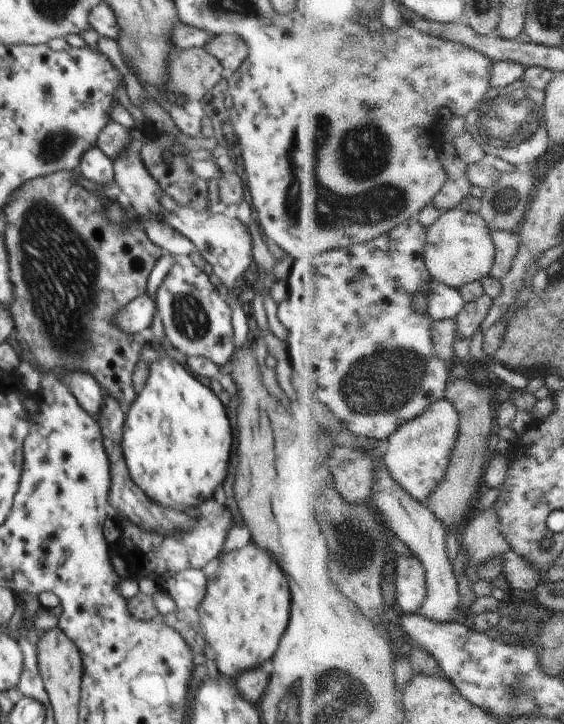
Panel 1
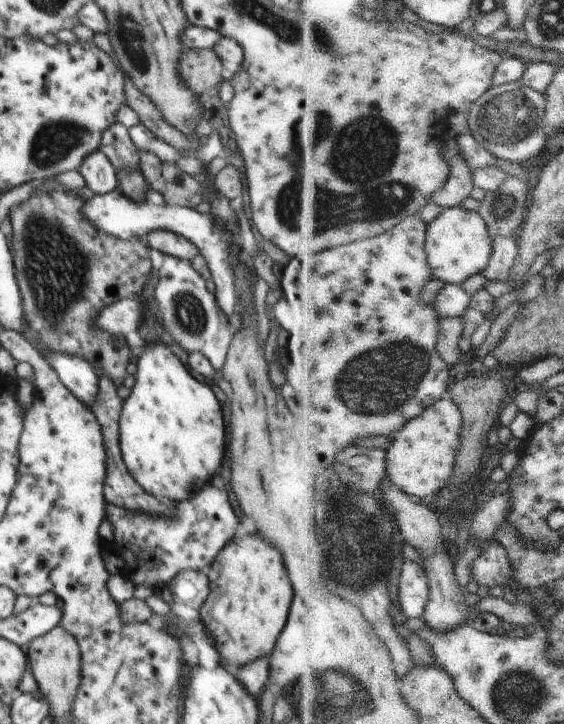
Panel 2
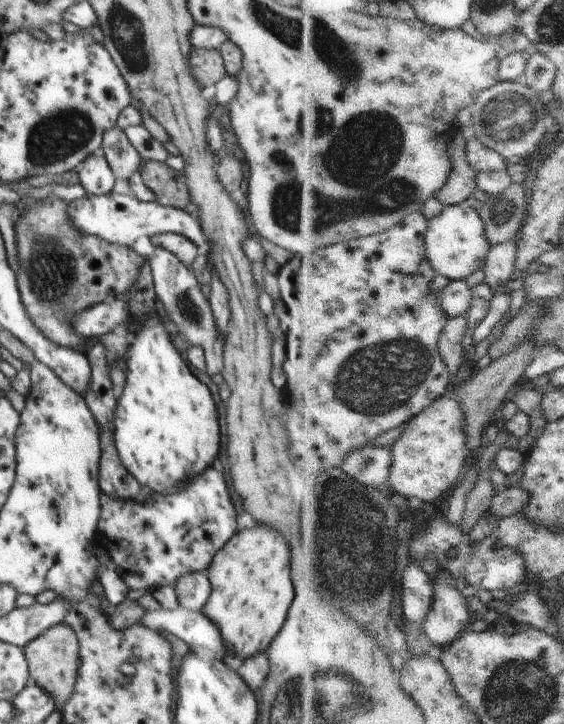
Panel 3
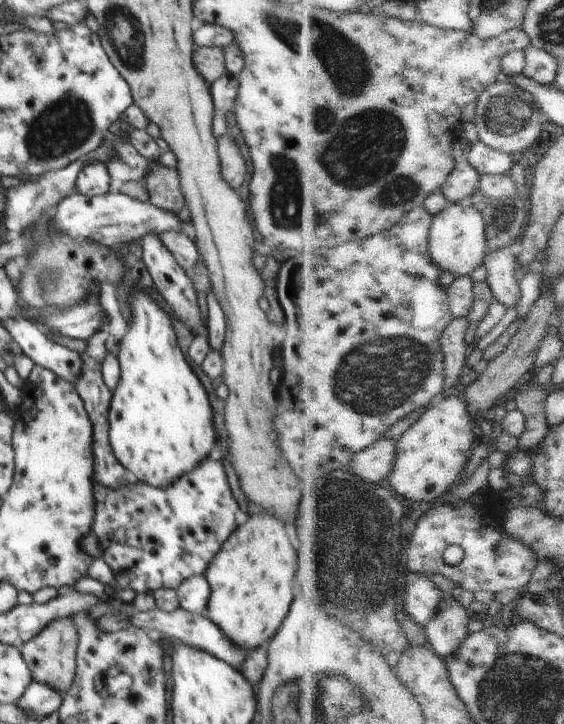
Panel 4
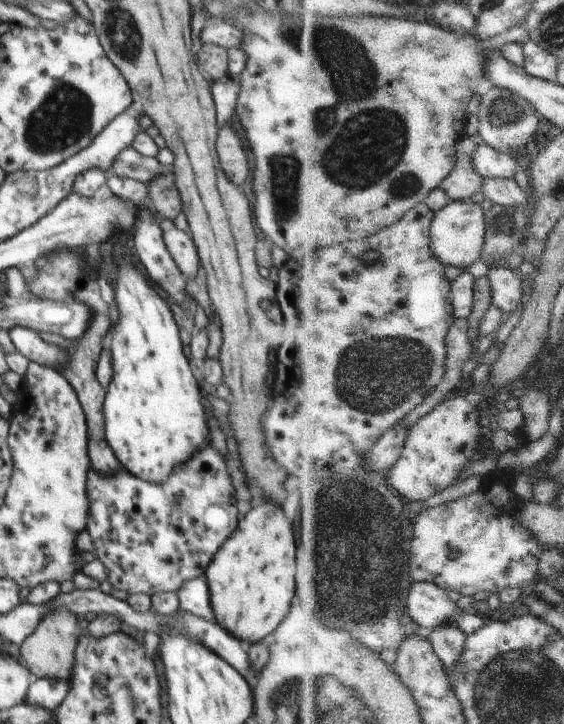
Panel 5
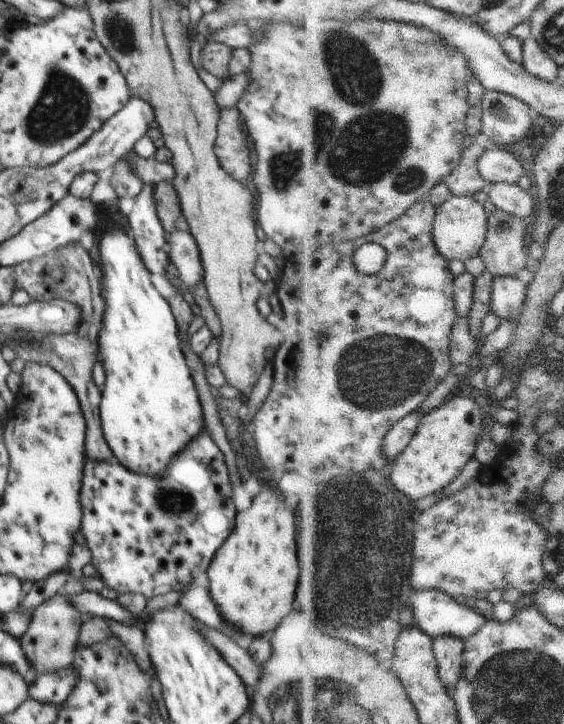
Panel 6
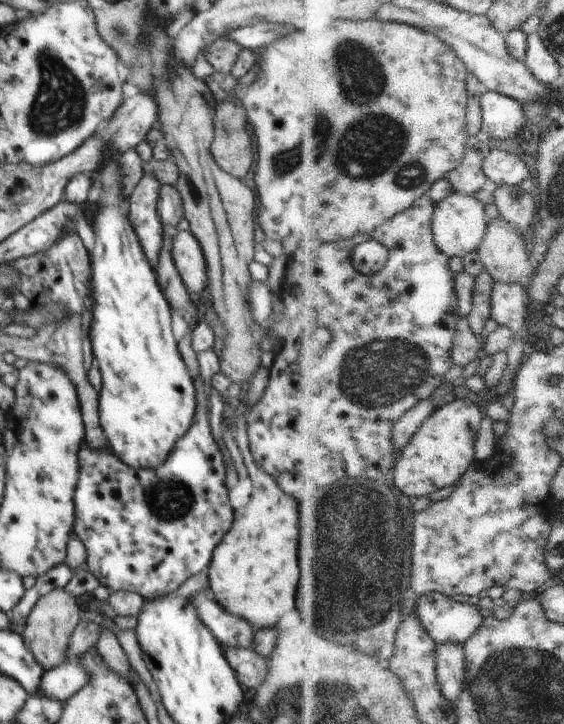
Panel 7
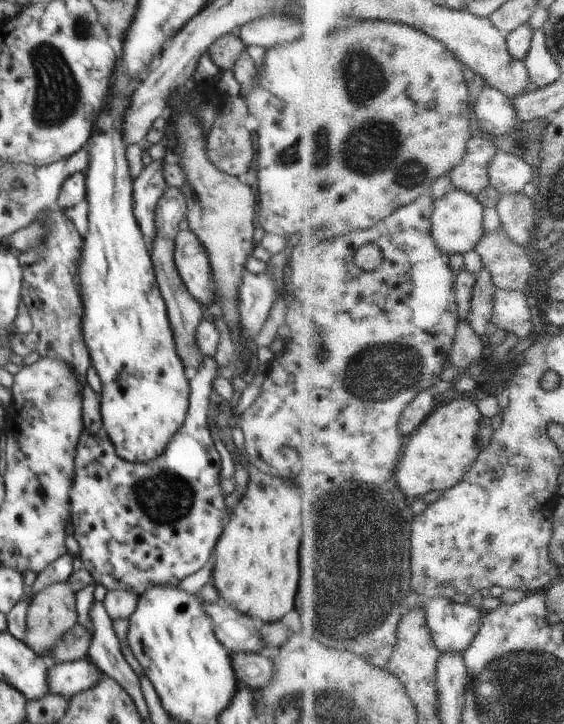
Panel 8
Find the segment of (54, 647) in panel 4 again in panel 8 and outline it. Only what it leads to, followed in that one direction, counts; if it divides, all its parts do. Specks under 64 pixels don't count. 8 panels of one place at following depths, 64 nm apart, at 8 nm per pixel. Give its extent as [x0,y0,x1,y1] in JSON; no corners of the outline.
[23,582,78,662]

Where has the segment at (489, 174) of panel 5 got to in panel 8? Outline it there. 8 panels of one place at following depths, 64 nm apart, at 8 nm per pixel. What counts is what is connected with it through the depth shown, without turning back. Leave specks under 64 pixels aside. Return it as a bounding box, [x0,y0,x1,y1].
[490,152,534,195]

